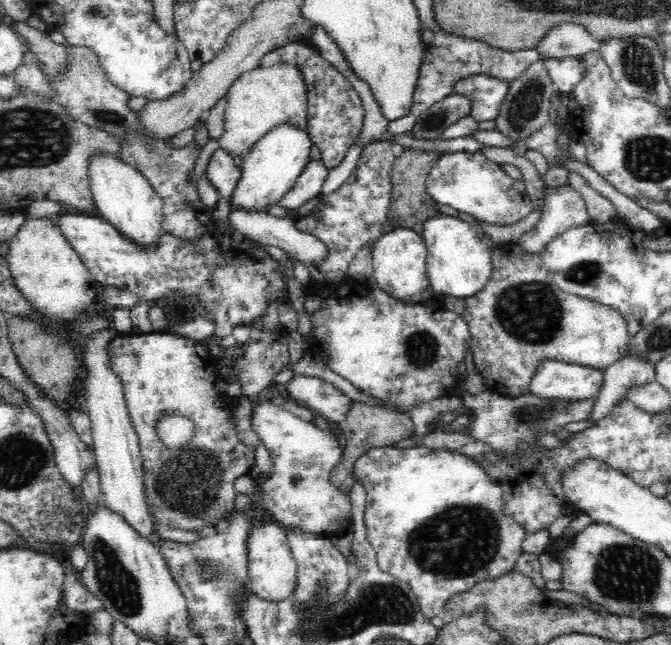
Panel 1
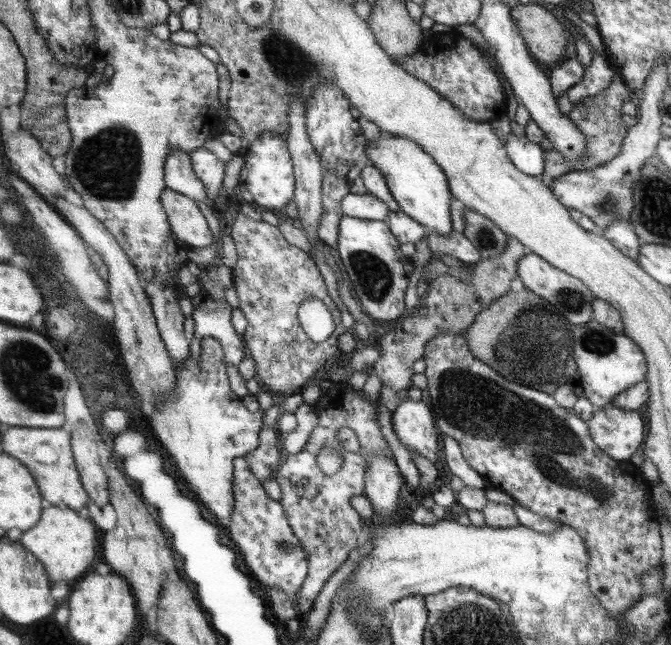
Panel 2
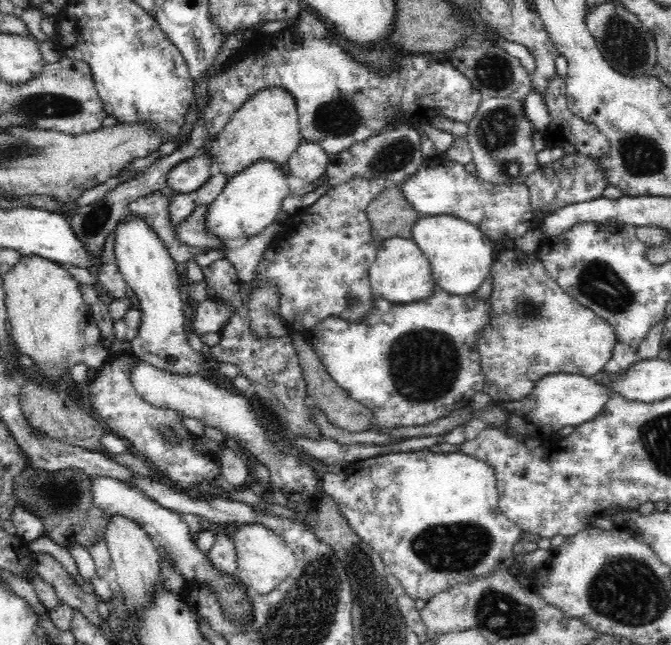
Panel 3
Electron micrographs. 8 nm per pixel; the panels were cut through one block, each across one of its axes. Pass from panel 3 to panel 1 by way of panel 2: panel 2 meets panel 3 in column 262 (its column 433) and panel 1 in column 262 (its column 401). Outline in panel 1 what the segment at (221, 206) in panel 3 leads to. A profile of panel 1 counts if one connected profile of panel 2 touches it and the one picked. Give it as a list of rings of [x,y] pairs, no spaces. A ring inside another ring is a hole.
[[[286,122],[277,125],[262,136],[262,139],[253,145],[252,151],[243,158],[238,187],[229,199],[231,208],[264,211],[268,205],[278,204],[305,172],[313,152],[315,147],[308,135],[306,124]]]

